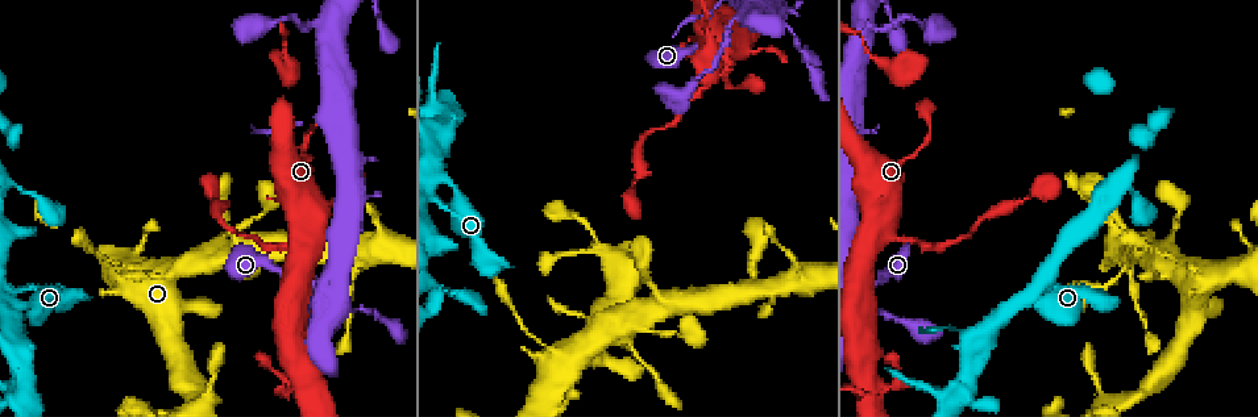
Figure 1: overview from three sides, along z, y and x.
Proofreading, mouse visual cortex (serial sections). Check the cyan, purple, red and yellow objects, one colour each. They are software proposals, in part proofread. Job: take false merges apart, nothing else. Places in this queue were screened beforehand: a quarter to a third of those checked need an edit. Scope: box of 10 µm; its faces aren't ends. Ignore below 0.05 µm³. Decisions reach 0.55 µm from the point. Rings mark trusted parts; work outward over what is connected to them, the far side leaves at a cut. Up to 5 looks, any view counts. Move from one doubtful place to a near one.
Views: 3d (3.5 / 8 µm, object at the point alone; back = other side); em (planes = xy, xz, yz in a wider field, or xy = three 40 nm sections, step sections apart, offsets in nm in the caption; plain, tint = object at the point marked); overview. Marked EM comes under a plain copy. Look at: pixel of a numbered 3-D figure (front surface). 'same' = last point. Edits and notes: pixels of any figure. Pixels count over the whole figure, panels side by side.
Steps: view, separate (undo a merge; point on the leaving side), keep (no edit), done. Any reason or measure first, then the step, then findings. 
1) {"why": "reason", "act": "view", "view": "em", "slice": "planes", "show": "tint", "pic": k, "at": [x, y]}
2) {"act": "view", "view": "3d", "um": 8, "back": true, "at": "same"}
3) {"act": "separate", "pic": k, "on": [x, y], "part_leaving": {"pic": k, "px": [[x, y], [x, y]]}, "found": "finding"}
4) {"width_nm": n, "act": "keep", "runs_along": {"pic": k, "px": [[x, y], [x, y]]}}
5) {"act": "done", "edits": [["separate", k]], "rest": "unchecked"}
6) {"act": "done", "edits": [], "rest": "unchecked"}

{"why": "two arms in line, one across", "act": "view", "view": "3d", "um": 3.5, "pic": 1, "at": [882, 385]}

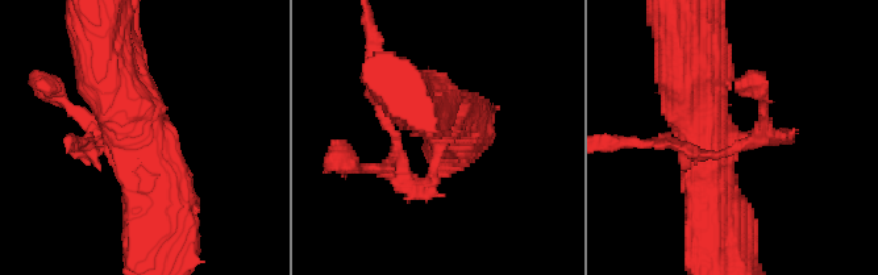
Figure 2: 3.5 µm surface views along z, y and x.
{"arms": 3, "arm_widths_nm": [150, 450, 600], "act": "view", "view": "em", "slice": "planes", "show": "tint", "pic": 2, "at": [436, 143]}

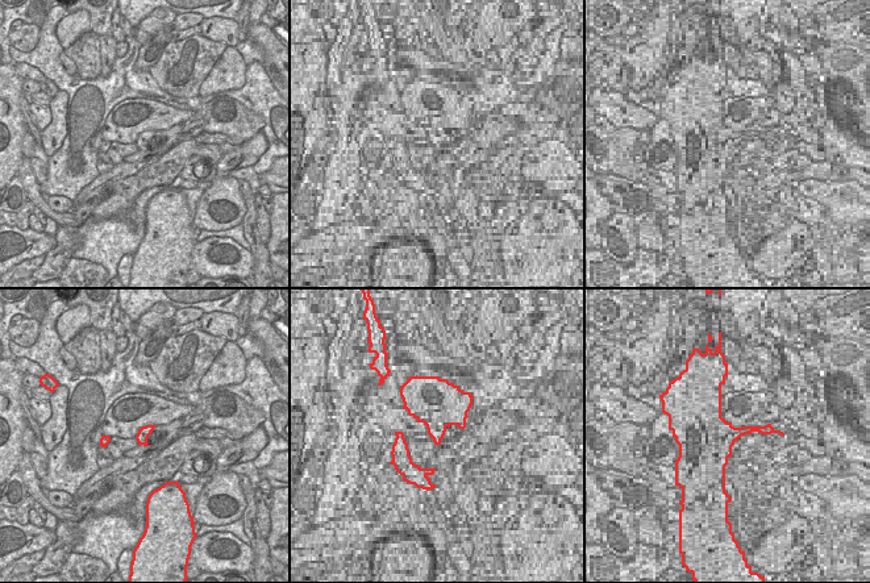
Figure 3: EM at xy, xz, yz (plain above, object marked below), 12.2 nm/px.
{"width_nm": 140, "act": "separate", "pic": 2, "on": [87, 125], "part_leaving": {"pic": 2, "px": [[424, 182], [342, 158], [327, 169]]}, "found": "two cells meet here"}

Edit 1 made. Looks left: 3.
{"why": "see it whole again", "act": "view", "view": "overview"}

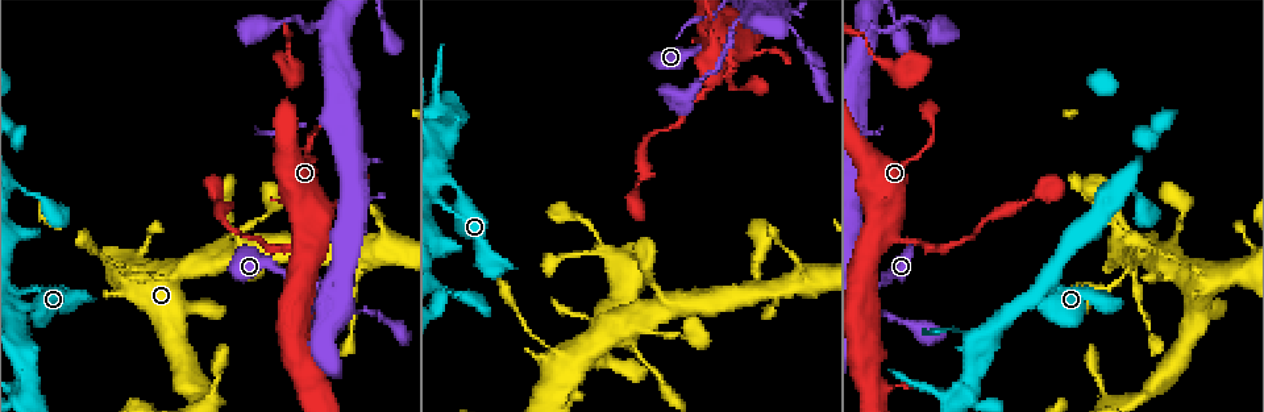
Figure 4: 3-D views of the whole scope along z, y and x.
{"why": "small branch off a trunk", "act": "view", "view": "3d", "um": 8, "pic": 4, "at": [322, 298]}

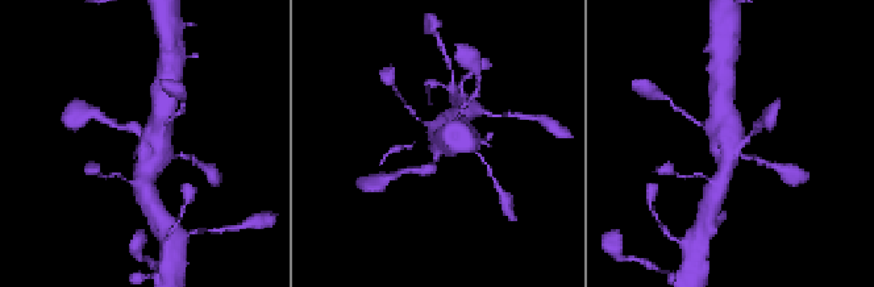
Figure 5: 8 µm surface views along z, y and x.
{"why": "closer look", "act": "view", "view": "3d", "um": 3.5, "at": "same"}

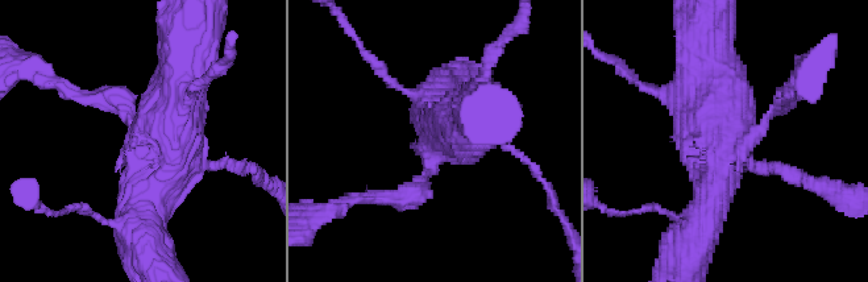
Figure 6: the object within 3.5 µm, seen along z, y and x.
{"act": "keep", "runs_along": {"pic": 6, "px": [[378, 194], [415, 194], [476, 127]]}, "found": "all the same cell"}

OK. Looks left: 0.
{"act": "done", "edits": [["separate", 2]], "rest": "unchecked"}

